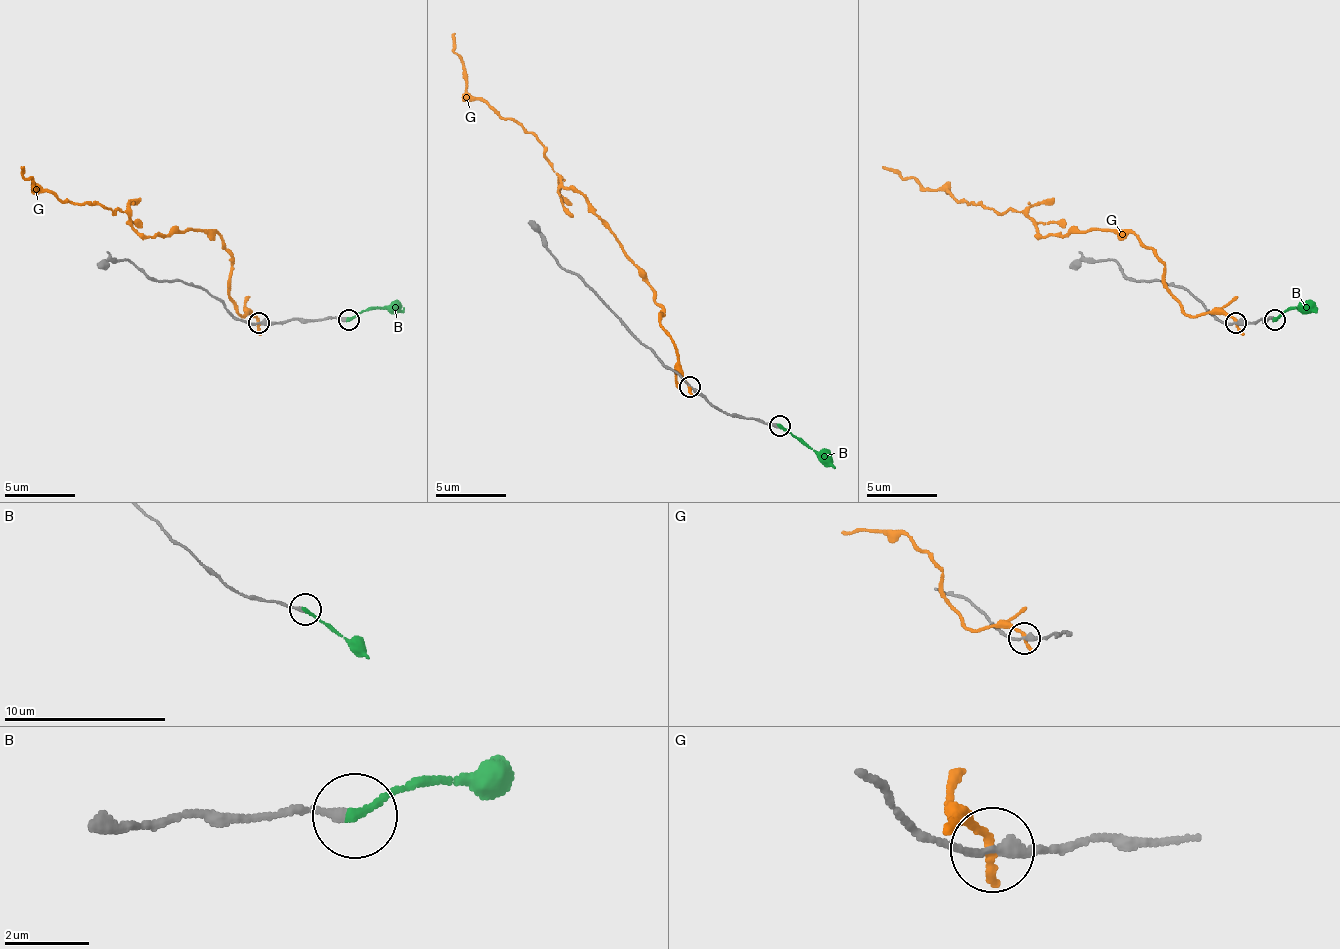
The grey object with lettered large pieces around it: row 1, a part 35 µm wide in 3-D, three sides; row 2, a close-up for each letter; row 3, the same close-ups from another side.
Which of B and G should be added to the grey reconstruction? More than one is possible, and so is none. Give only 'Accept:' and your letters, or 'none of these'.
Accept: B

